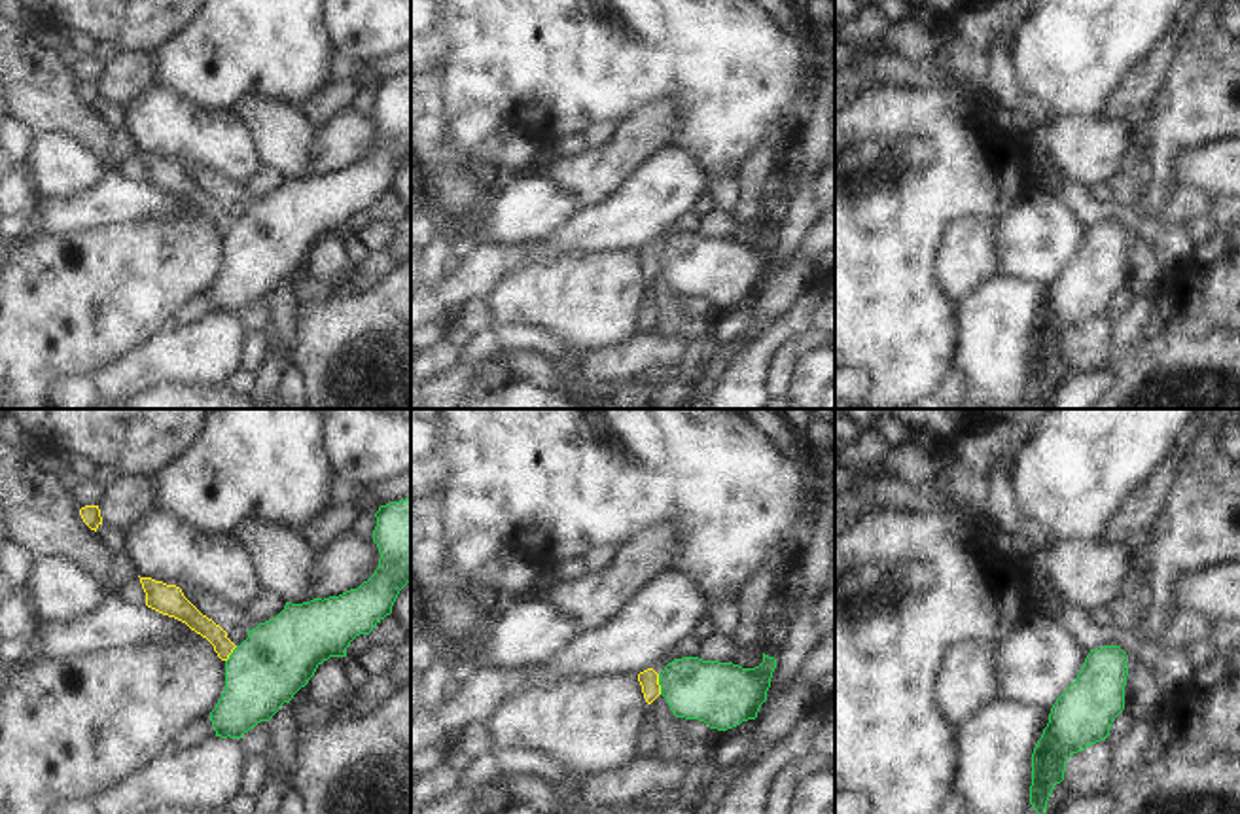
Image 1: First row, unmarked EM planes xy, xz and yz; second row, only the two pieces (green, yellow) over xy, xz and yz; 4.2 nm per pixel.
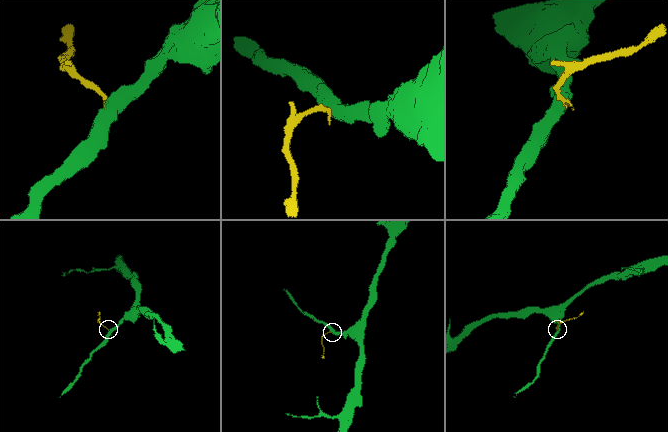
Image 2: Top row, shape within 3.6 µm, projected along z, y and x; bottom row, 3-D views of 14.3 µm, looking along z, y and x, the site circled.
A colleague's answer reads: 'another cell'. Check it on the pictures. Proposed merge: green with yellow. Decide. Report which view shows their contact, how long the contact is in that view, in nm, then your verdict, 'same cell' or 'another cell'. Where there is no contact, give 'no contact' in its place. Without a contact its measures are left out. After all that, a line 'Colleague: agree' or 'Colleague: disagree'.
contact in xz; length 90 nm; another cell
Colleague: agree

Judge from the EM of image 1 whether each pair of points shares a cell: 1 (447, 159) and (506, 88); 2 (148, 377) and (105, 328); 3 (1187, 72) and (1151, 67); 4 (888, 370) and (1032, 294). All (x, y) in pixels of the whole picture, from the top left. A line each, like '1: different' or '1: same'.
1: different
2: different
3: different
4: different

